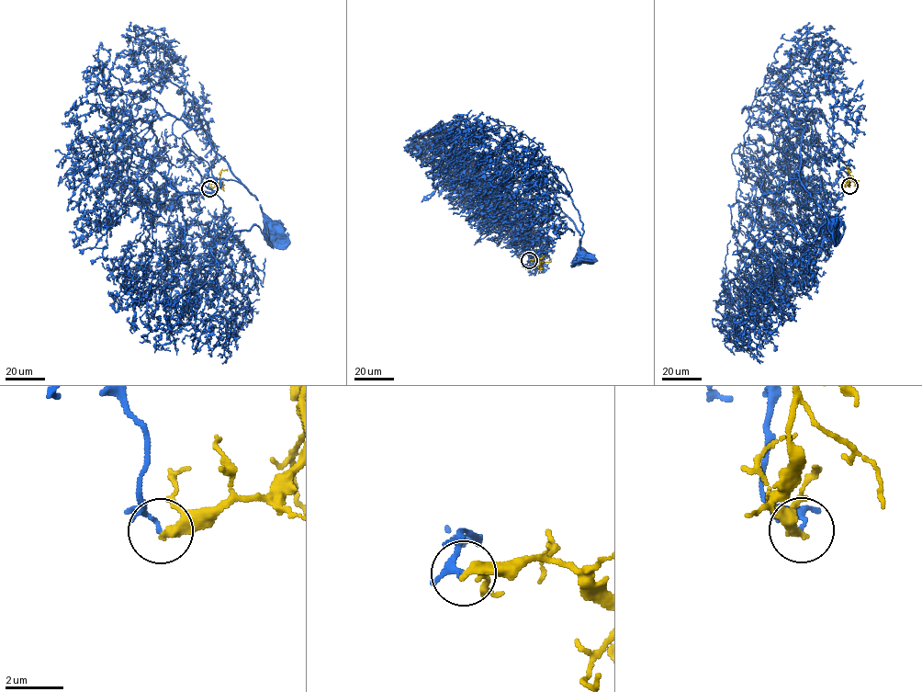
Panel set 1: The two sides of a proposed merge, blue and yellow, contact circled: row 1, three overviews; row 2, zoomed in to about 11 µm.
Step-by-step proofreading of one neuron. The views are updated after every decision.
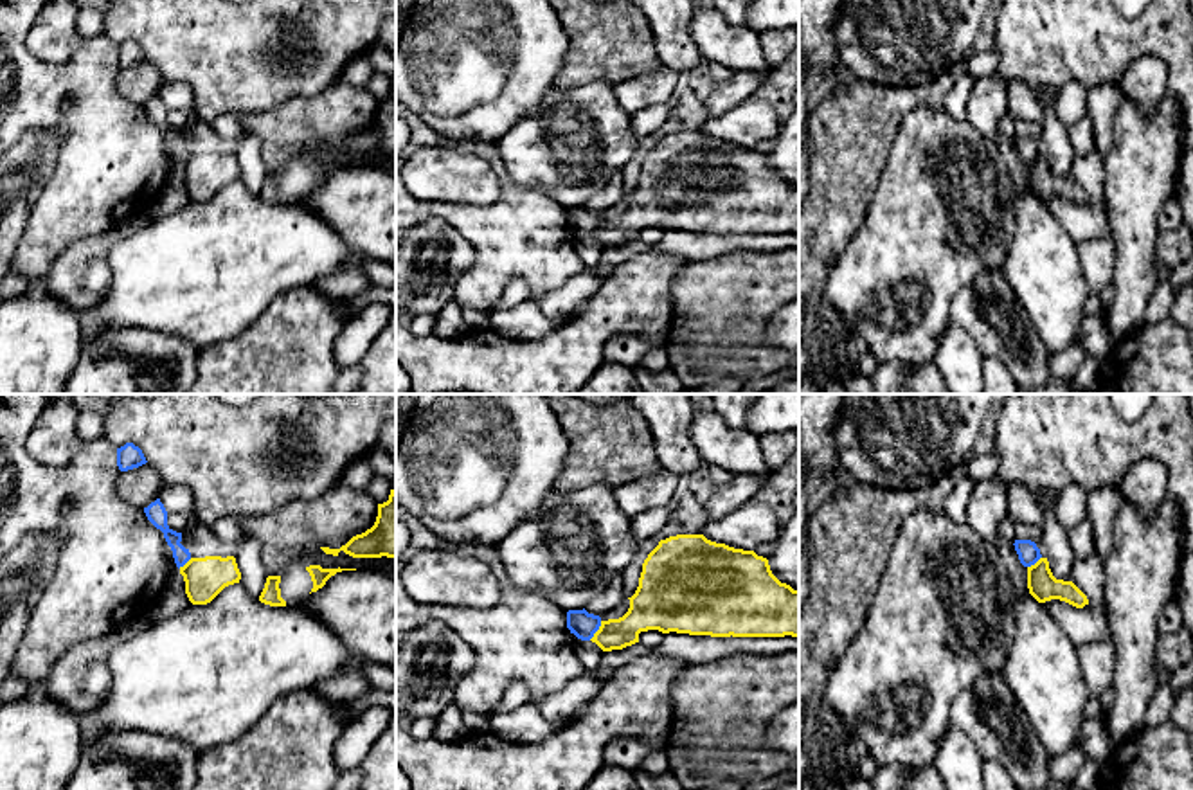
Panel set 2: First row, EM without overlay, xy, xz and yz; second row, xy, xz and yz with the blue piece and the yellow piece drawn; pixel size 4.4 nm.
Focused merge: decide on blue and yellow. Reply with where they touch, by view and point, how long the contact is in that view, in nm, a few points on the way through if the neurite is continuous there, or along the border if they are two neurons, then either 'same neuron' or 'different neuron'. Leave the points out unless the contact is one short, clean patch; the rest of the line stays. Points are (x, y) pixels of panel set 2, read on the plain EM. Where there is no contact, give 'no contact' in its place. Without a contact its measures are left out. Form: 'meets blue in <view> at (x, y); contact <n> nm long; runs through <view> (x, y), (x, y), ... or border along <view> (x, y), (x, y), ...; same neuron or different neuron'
meets blue in xz at (598, 225); contact 110 nm long; border along xz (601, 218), (589, 236); different neuron

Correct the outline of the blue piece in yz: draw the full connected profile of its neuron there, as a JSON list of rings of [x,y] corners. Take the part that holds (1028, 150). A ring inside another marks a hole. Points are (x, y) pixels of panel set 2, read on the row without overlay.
[[[1015,137],[1013,142],[1024,164],[1031,164],[1042,155],[1040,146],[1031,137]]]

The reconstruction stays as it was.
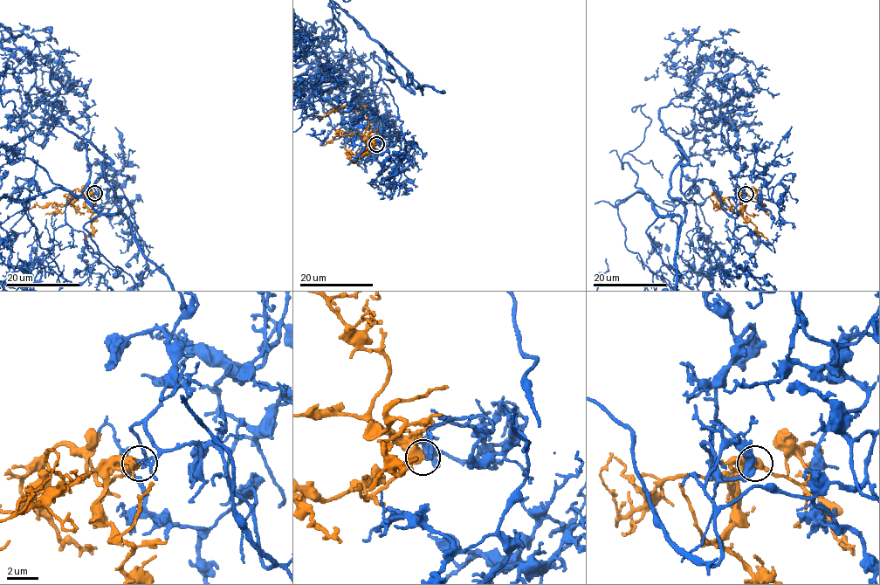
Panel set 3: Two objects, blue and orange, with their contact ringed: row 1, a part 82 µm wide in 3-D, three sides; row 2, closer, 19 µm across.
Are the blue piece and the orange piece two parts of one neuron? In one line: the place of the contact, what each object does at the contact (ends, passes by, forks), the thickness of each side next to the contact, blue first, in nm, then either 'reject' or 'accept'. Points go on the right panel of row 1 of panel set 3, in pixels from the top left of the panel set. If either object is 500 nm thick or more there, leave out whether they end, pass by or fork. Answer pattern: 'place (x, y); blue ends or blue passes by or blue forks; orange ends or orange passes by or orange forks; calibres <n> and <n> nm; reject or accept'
place (745, 194); blue ends; orange forks; calibres 180 and 360 nm; accept

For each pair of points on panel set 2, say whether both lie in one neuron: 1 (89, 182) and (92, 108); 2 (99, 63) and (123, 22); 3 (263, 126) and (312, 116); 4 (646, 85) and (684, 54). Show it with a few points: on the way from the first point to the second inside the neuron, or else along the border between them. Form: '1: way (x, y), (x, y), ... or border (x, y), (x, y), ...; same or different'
1: way (92, 164), (92, 126); same
2: border (101, 35), (117, 44); different
3: way (276, 125), (299, 119); same
4: border (663, 63), (679, 72); different

